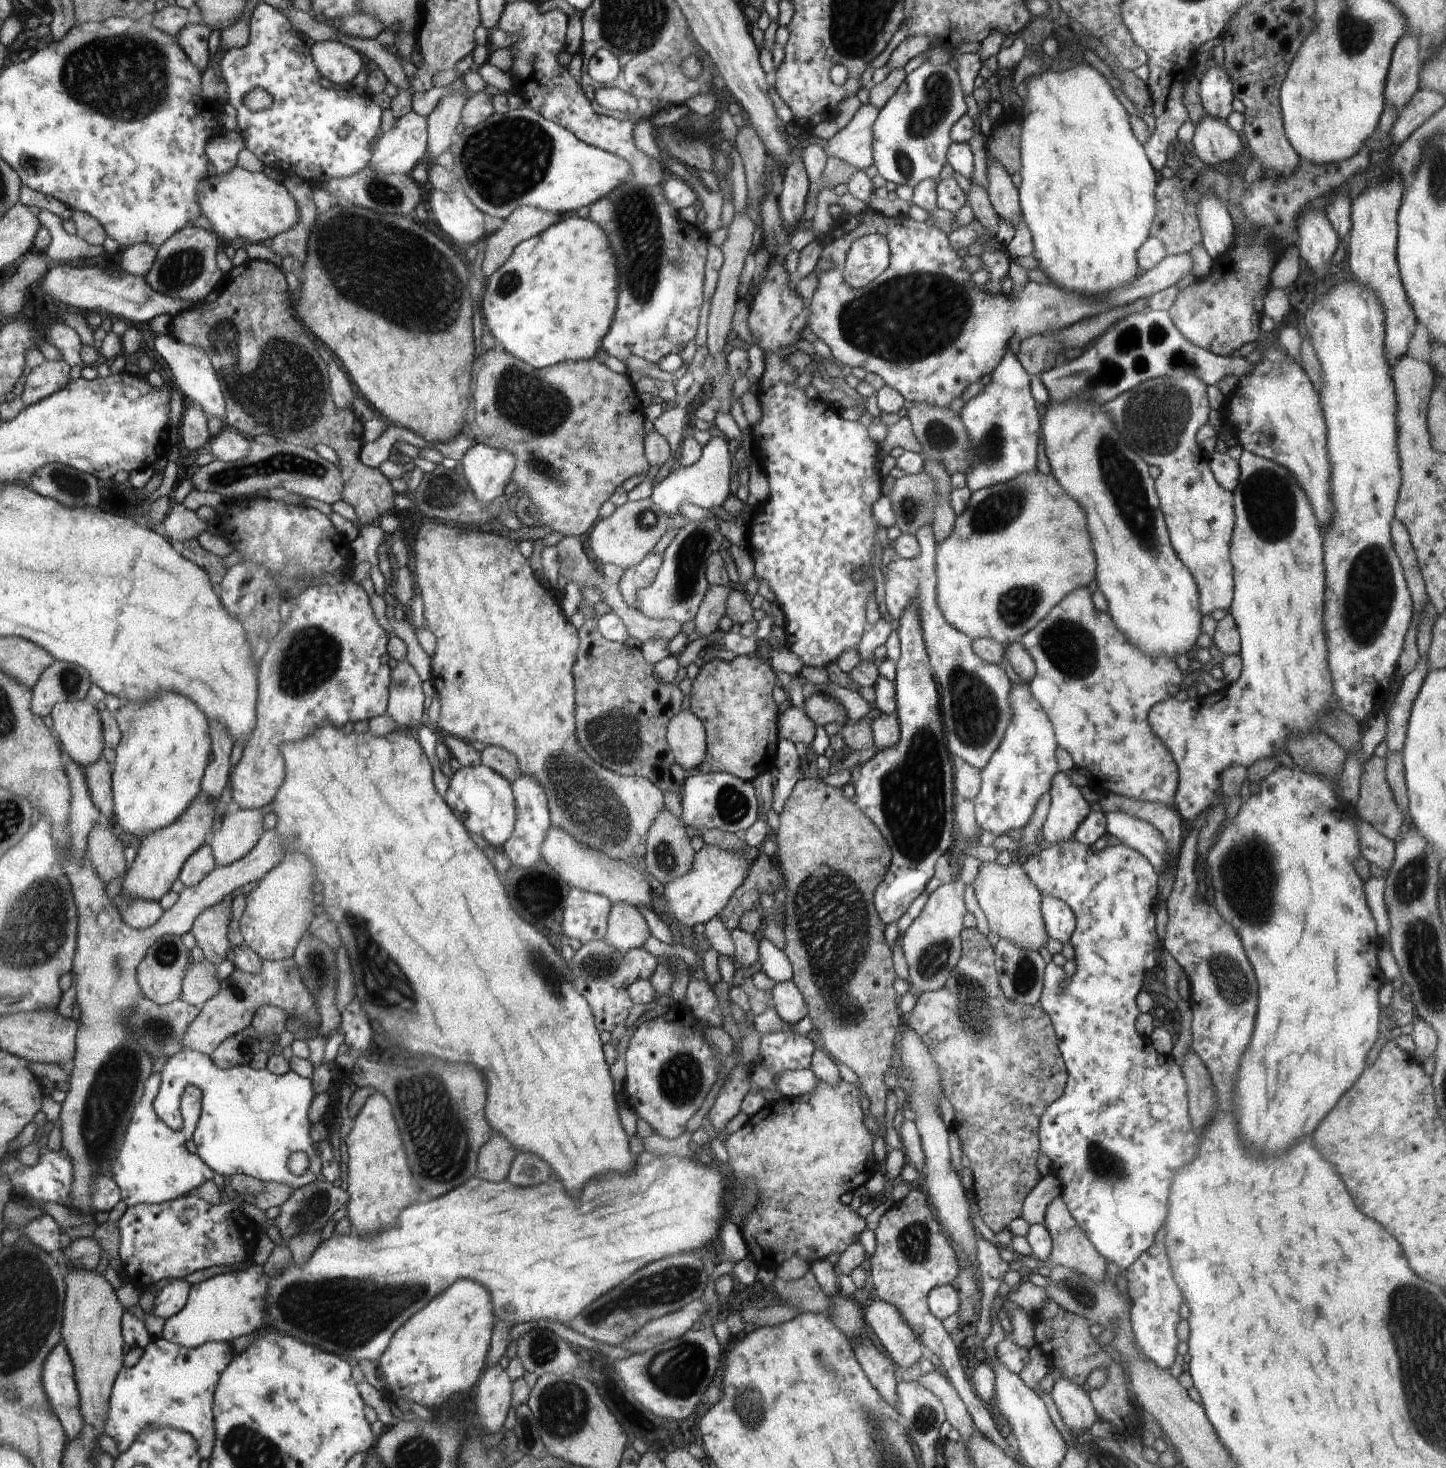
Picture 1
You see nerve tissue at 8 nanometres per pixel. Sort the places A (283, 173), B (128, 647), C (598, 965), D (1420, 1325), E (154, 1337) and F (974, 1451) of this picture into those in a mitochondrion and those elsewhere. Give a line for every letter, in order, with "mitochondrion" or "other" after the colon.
A: other
B: other
C: mitochondrion
D: mitochondrion
E: other
F: other

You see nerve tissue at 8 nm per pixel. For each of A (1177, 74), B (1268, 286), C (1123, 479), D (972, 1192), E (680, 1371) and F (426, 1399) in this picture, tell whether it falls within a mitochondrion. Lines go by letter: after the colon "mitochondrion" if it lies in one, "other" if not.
A: other
B: other
C: mitochondrion
D: other
E: mitochondrion
F: other

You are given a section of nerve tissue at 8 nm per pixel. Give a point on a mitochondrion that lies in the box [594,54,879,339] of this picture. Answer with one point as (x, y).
(635, 212)

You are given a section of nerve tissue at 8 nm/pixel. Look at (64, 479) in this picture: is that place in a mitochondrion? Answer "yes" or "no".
yes

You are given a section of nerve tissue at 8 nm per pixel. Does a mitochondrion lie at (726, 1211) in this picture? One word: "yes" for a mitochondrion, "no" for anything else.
no

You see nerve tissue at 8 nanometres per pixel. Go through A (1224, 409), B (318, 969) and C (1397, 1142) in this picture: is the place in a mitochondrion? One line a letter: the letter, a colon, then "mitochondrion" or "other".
A: other
B: mitochondrion
C: mitochondrion

